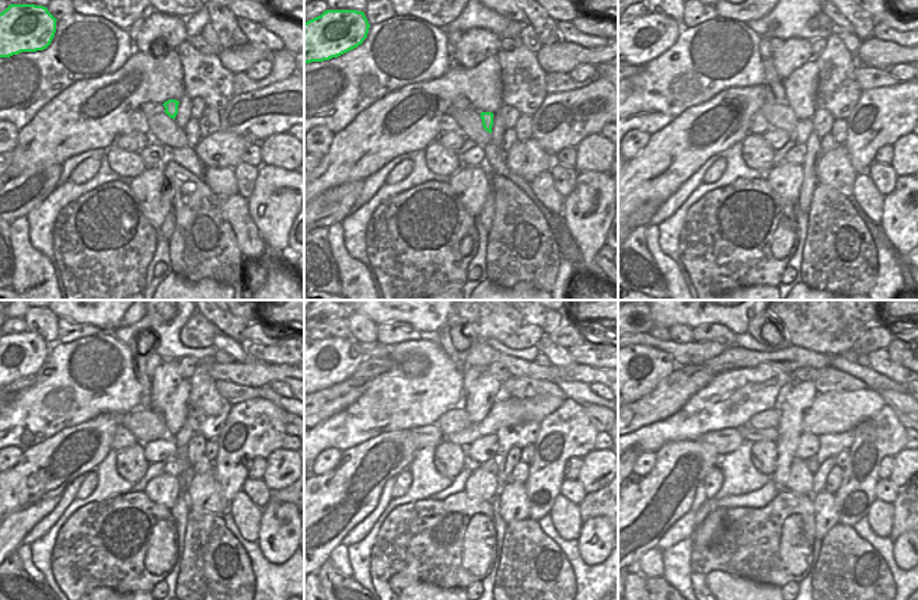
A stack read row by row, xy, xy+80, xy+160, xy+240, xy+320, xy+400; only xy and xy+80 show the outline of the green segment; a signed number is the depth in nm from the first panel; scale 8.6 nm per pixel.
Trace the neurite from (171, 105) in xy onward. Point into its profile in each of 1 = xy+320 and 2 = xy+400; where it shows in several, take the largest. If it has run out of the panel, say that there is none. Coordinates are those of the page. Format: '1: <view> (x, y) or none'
1: xy+320 (508, 411)
2: xy+400 (833, 412)

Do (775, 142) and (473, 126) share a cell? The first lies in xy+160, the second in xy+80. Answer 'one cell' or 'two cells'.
two cells

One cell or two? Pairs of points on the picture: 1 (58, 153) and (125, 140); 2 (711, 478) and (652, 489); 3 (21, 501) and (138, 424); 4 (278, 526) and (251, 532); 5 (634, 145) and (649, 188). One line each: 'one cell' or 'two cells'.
1: two cells
2: two cells
3: two cells
4: two cells
5: two cells

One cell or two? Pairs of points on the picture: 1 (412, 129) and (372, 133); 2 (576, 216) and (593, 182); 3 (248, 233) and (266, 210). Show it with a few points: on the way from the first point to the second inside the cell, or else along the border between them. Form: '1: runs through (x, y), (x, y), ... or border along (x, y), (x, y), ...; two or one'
1: runs through (402, 132), (393, 136), (381, 133); one
2: runs through (585, 208), (593, 199), (593, 191); one
3: border along (247, 199), (250, 217), (266, 246), (266, 255); two

